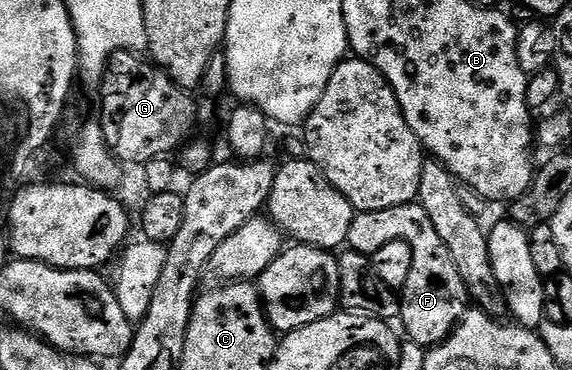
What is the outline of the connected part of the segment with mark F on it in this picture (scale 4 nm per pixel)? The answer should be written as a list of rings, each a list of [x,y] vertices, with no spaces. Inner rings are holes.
[[[417,203],[388,207],[384,211],[355,212],[352,227],[348,227],[346,245],[353,252],[373,255],[388,243],[406,241],[412,247],[412,268],[408,283],[400,290],[400,324],[406,328],[405,336],[427,349],[446,340],[454,326],[461,321],[469,308],[469,293],[460,277],[456,263],[449,254],[444,239],[436,235],[428,211]]]

